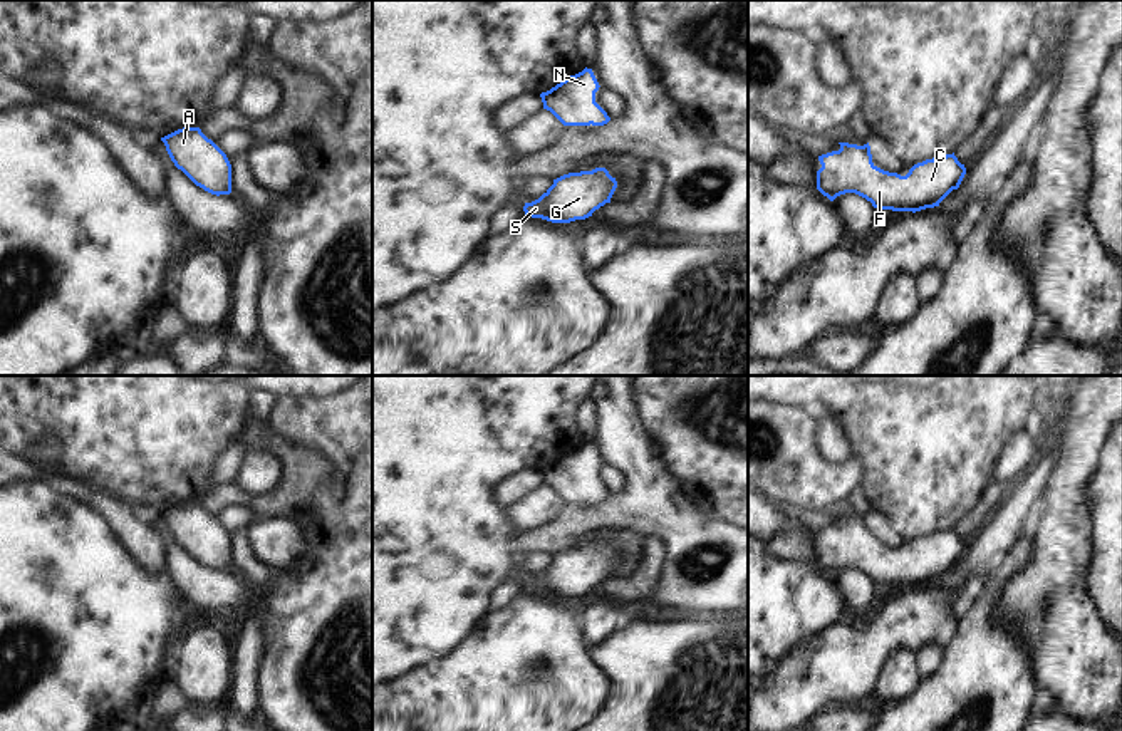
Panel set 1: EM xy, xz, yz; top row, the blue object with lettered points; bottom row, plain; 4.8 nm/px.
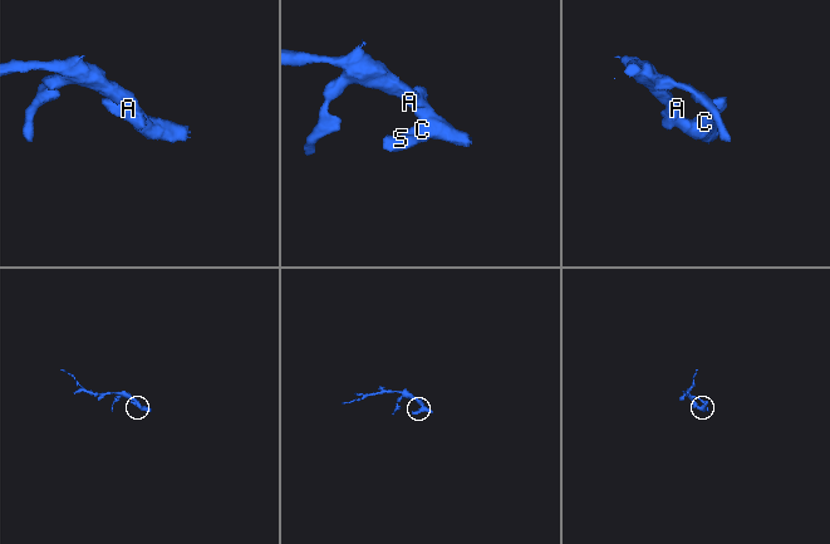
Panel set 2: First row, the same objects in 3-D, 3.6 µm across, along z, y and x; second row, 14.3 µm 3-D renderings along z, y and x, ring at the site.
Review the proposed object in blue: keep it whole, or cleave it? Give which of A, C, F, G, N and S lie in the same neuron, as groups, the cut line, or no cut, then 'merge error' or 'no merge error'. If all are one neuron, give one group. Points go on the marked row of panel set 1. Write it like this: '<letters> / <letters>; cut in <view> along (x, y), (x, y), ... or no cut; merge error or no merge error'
A C F G N S; no cut; no merge error

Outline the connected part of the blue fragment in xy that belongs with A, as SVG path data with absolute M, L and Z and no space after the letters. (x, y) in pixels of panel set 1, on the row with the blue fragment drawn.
M200 127L178 129L161 141L174 166L196 186L216 196L231 193L231 164Z

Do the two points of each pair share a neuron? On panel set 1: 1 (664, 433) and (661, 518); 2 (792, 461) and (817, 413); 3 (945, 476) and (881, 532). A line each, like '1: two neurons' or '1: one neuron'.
1: two neurons
2: two neurons
3: two neurons

